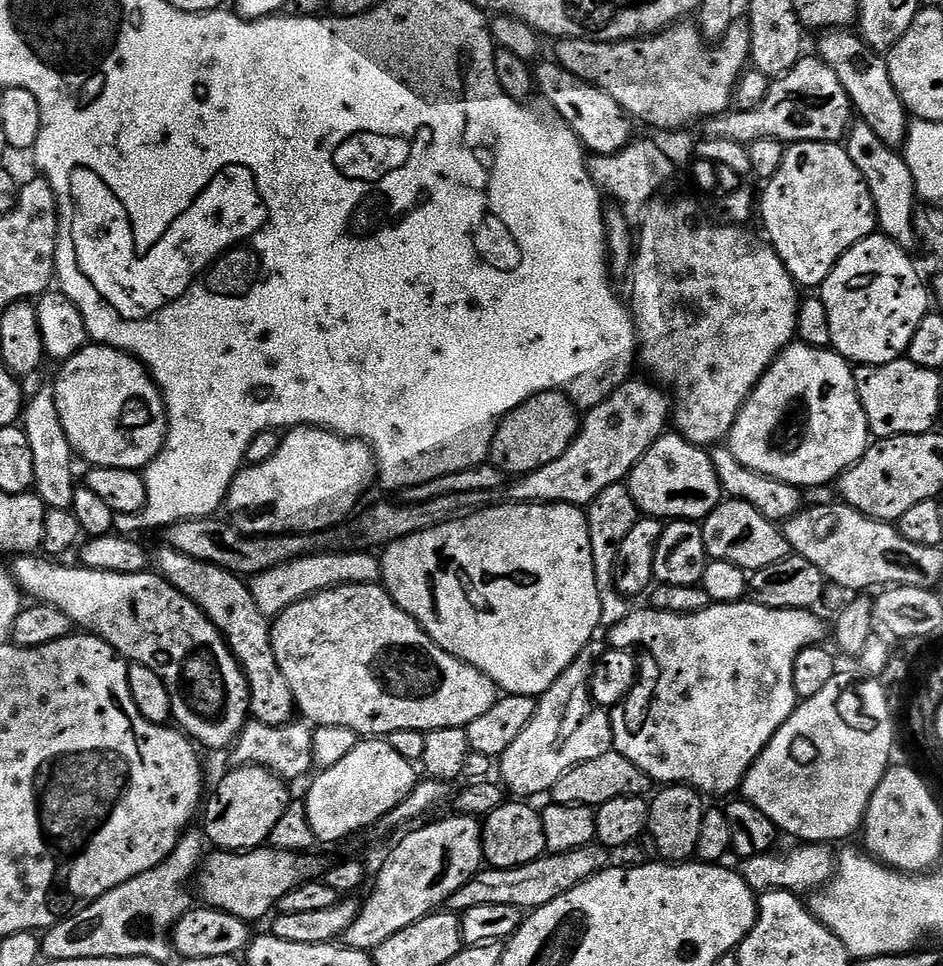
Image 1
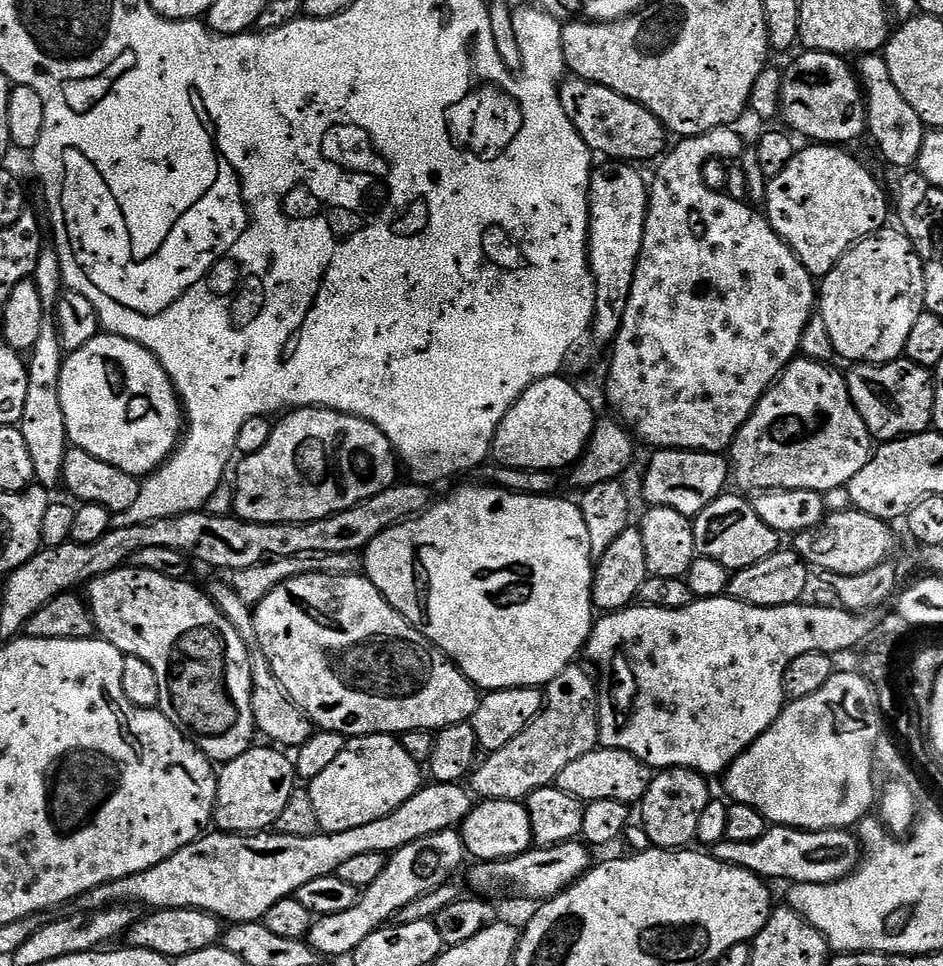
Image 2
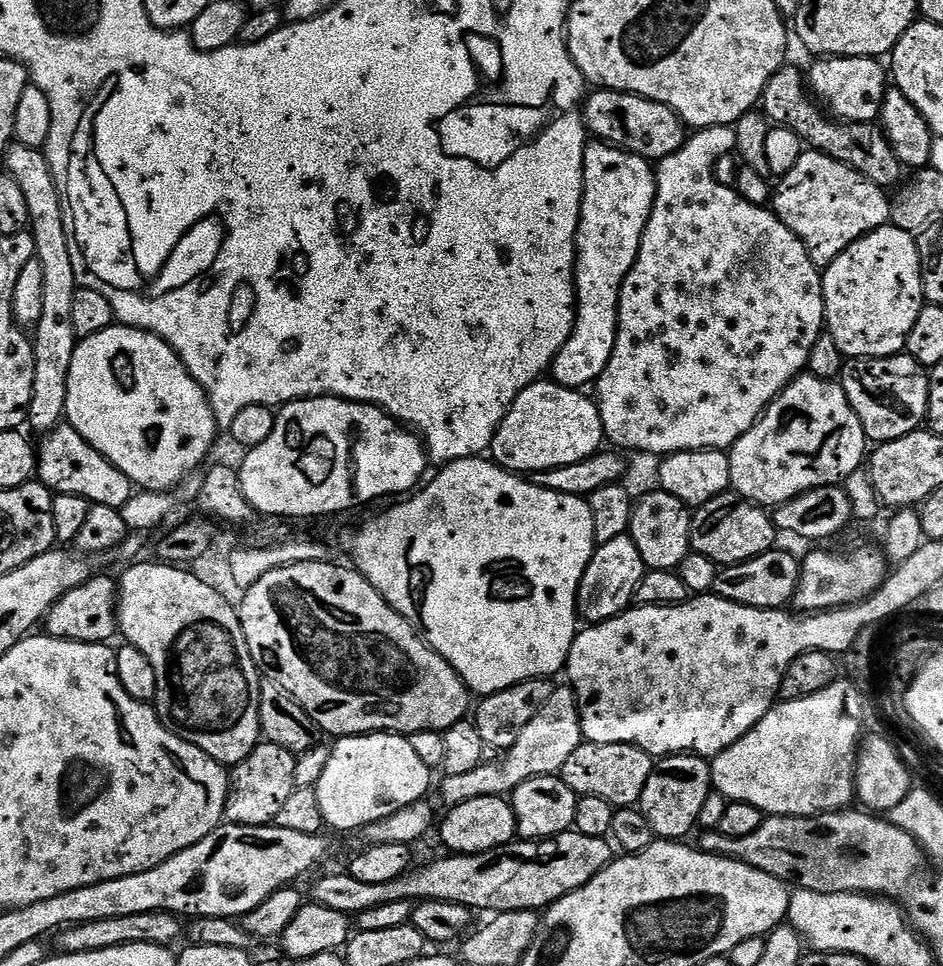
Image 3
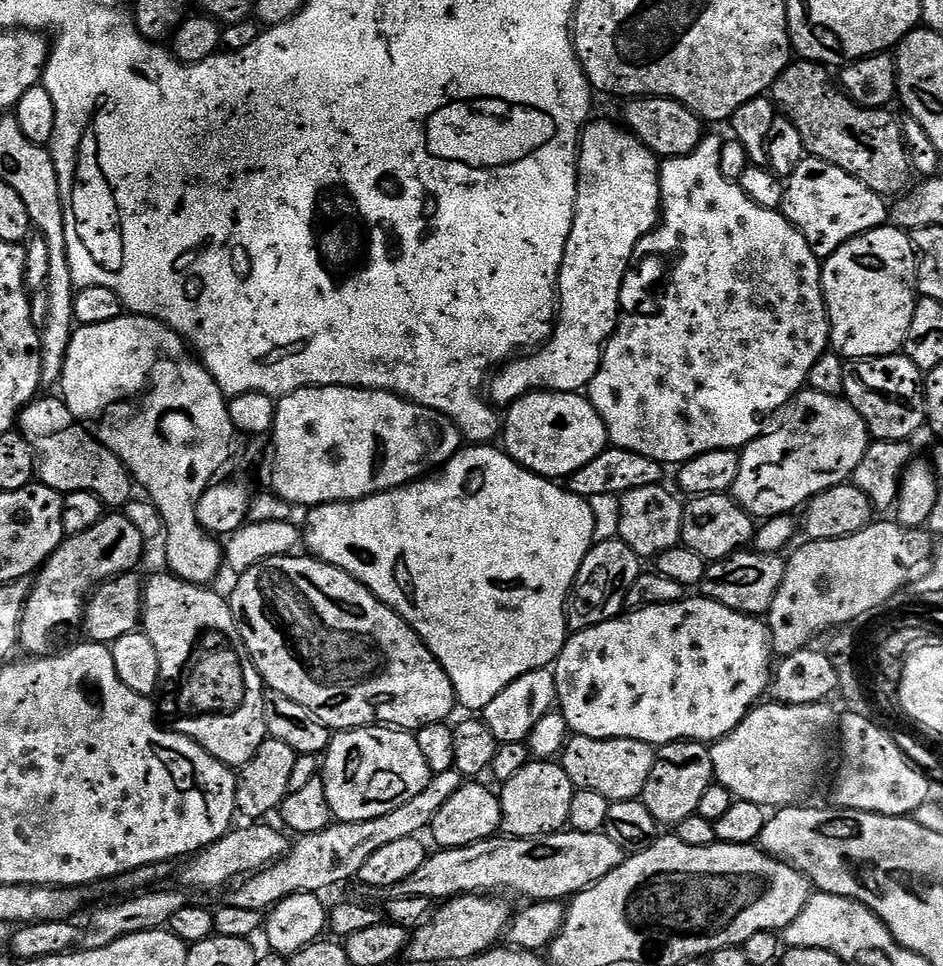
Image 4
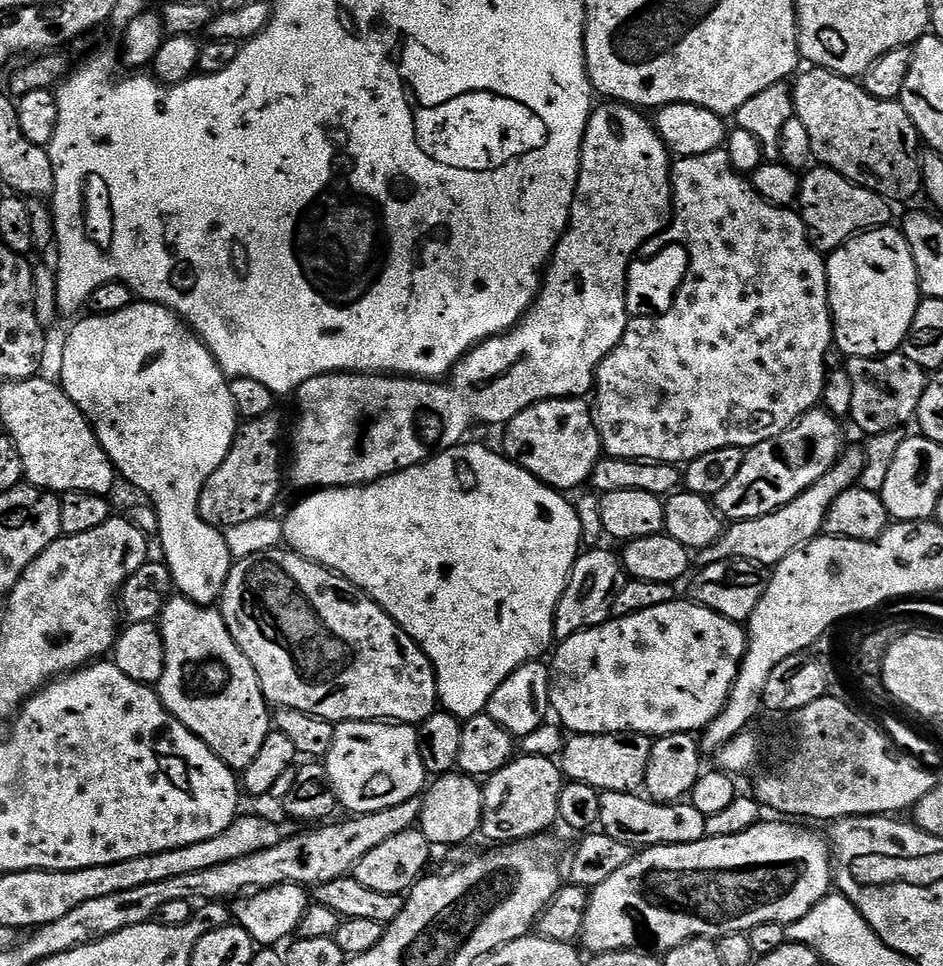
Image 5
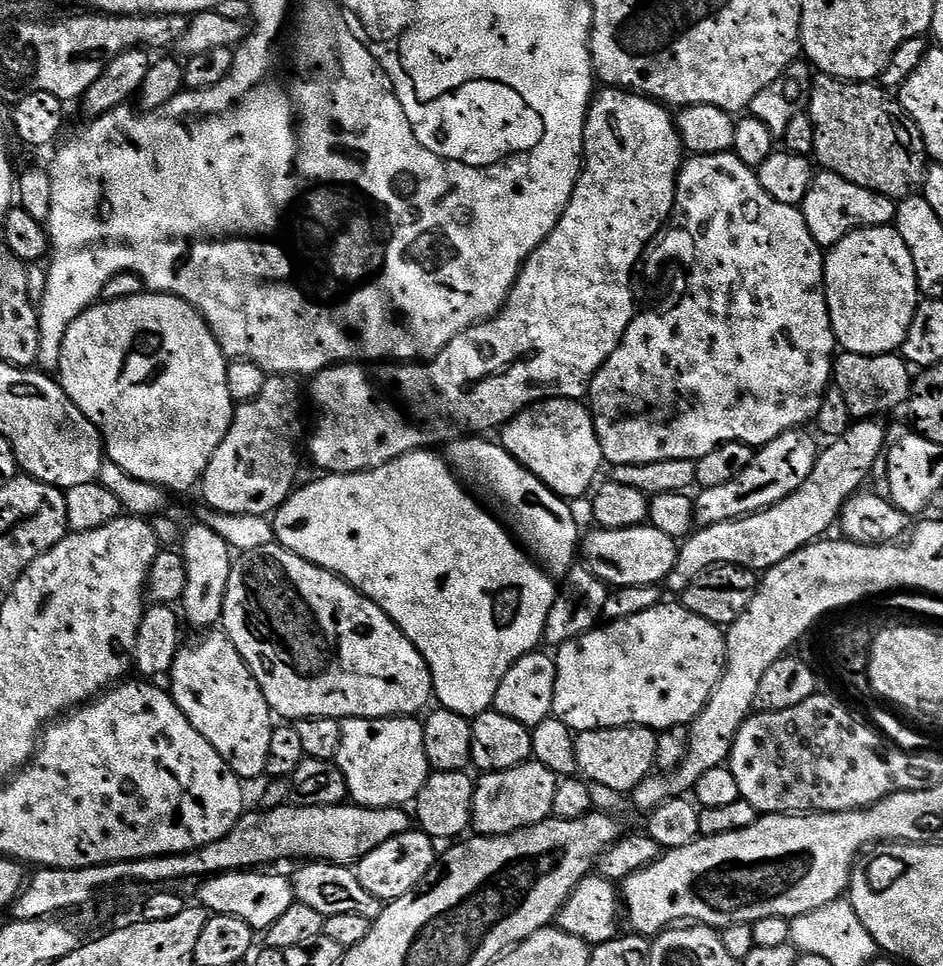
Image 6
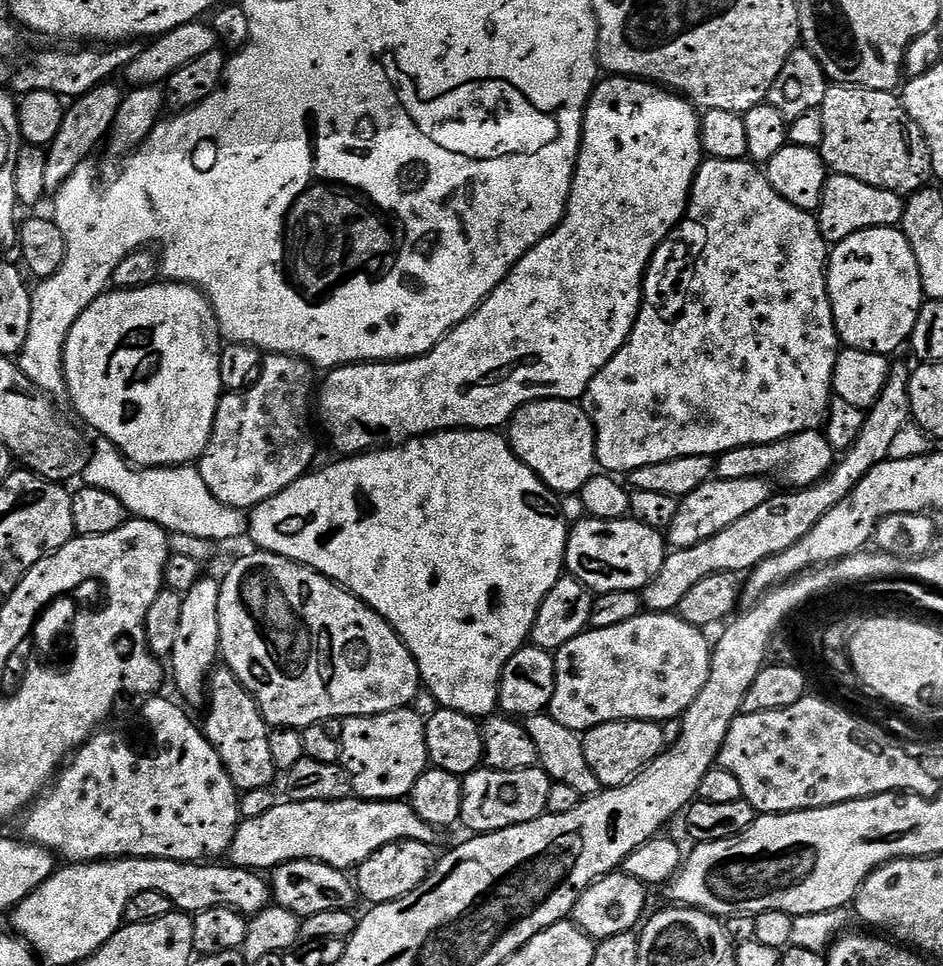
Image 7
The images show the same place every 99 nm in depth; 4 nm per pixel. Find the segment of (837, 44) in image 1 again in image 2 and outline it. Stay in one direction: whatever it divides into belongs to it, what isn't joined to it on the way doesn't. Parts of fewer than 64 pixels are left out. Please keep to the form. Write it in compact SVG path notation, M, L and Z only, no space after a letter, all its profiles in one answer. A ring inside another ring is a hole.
M864 54L855 61L854 71L860 78L860 86L864 90L864 105L868 115L867 135L872 135L880 156L888 164L893 164L897 170L912 170L920 163L922 142L926 135L926 125L922 118L902 98L898 86L894 86L894 78L890 78L890 66L886 66L883 55Z

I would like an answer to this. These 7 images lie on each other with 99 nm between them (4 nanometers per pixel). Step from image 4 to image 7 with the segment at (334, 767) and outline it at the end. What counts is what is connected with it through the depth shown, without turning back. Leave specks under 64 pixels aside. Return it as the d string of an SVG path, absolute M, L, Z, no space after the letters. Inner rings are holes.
M412 706L407 708L395 708L389 712L383 712L382 714L374 714L373 716L350 716L344 720L344 729L342 730L342 754L344 755L344 759L342 763L344 769L352 775L352 790L359 799L404 800L405 798L411 797L414 782L418 782L418 778L424 773L425 768L429 767L430 764L428 758L428 747L426 746L426 734L424 733L426 720L423 715L420 717L414 709L415 707Z

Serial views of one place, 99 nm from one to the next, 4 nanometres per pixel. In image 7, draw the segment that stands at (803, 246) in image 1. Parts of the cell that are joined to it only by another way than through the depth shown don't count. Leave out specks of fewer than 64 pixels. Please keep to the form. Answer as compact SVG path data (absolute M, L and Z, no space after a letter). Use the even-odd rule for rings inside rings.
M832 174L822 190L820 207L815 217L824 241L835 246L850 238L850 234L858 234L862 230L903 225L905 203L901 193L882 190L878 186L866 186L866 182L858 182L858 178Z

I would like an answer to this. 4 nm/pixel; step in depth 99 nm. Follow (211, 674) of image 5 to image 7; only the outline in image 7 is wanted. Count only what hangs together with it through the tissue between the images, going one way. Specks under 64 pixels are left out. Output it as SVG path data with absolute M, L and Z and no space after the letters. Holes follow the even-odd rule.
M220 666L213 671L206 693L208 717L202 720L202 731L230 774L232 784L241 793L259 788L267 788L278 776L274 766L274 757L270 754L270 726L264 721L255 698L242 686L236 675L227 666Z

